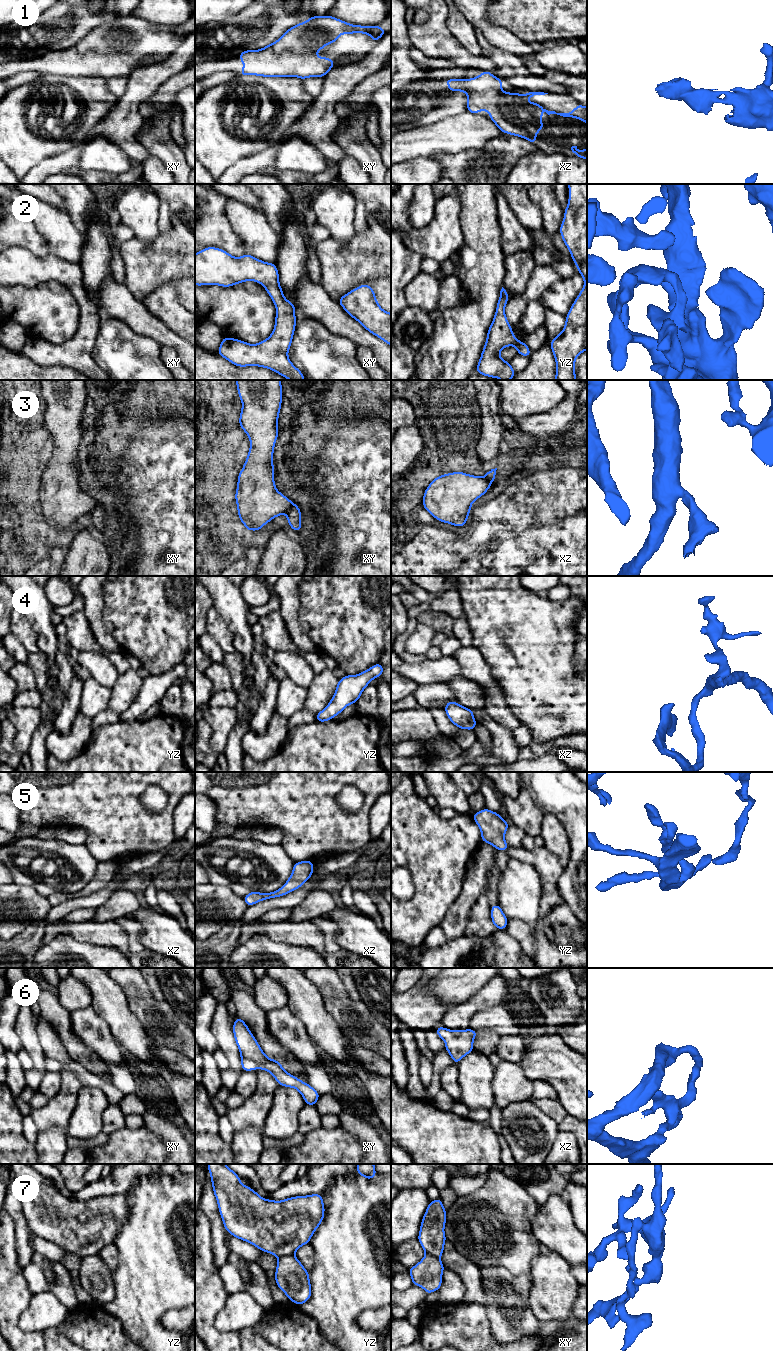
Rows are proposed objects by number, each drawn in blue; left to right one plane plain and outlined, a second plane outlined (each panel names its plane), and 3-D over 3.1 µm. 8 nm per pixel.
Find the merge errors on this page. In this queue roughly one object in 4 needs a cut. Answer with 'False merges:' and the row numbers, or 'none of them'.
False merges: 3

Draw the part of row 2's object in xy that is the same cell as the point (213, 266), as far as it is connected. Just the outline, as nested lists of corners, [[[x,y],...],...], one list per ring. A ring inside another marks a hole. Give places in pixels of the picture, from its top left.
[[[216,247],[195,254],[195,285],[230,287],[245,281],[262,284],[271,297],[276,307],[274,330],[258,344],[224,336],[217,353],[235,366],[259,366],[289,380],[305,380],[288,358],[296,326],[295,305],[284,297],[276,265],[247,253],[237,258]]]

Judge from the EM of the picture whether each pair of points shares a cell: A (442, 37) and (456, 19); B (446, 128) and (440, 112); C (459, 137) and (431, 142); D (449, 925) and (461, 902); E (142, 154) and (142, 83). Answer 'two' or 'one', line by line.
A: two
B: two
C: one
D: one
E: one

